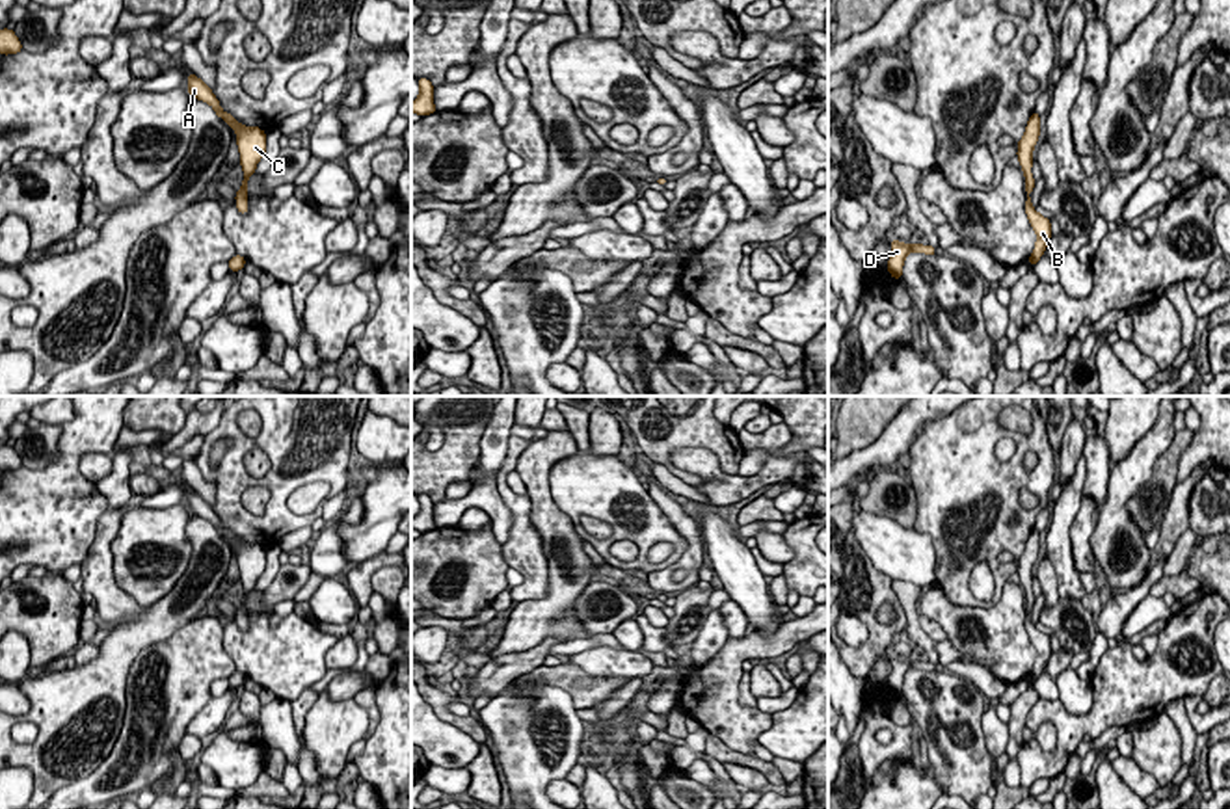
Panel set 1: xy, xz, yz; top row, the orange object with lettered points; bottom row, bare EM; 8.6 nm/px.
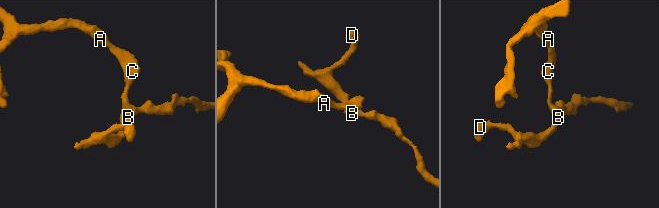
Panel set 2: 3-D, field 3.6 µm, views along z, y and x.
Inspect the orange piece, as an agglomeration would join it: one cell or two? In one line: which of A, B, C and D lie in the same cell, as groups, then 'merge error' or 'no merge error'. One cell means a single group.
A B C D; no merge error

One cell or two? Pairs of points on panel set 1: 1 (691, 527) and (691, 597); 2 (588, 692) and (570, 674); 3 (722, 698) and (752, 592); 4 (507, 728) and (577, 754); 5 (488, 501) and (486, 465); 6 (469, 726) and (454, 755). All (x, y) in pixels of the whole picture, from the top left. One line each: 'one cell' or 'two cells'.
1: two cells
2: one cell
3: two cells
4: one cell
5: two cells
6: two cells

